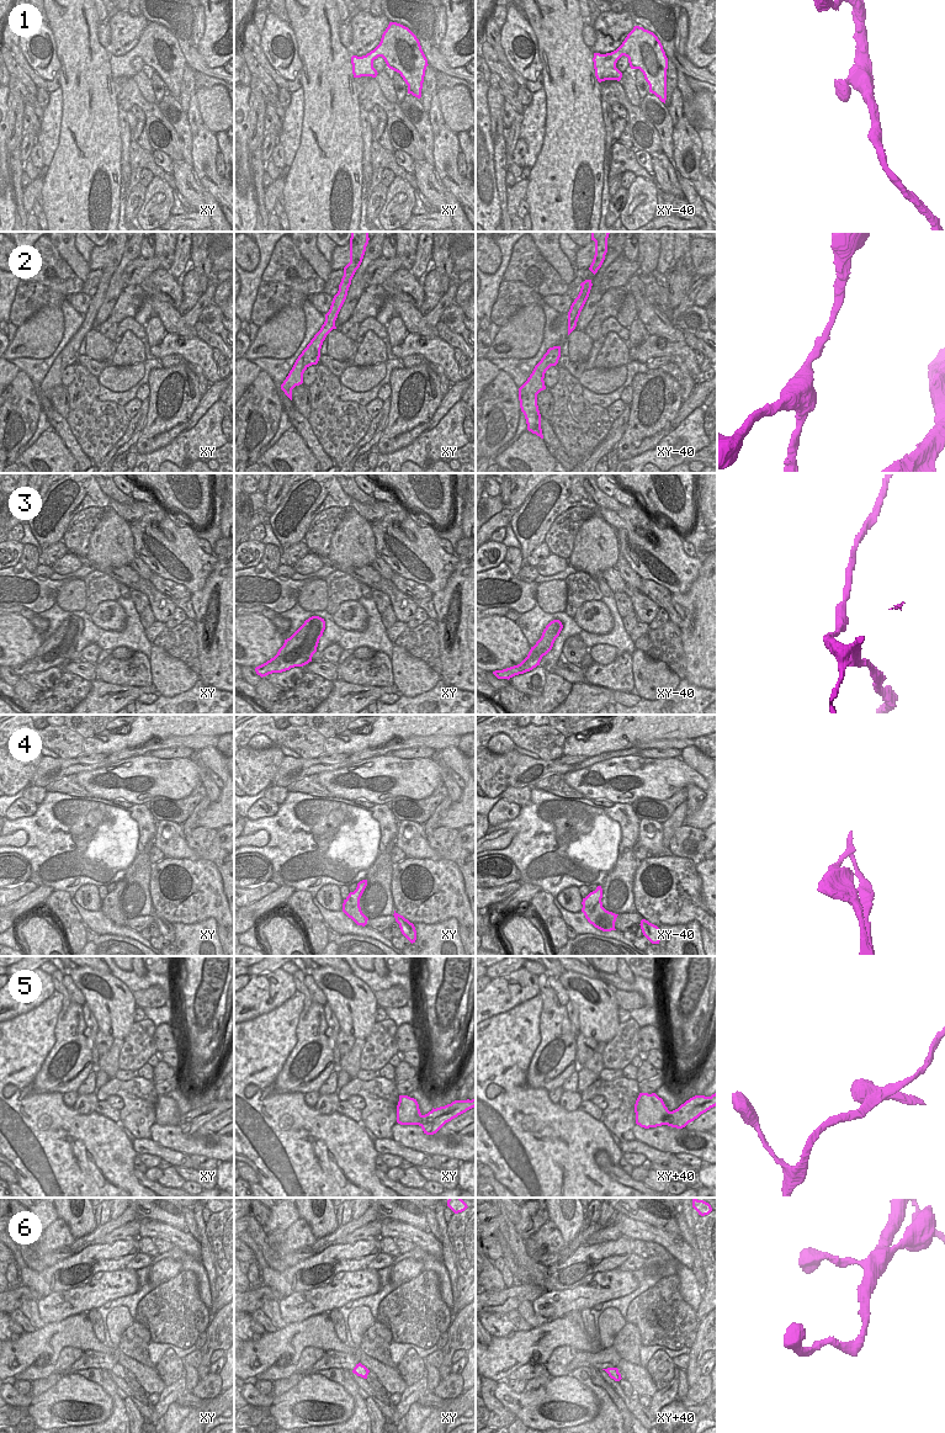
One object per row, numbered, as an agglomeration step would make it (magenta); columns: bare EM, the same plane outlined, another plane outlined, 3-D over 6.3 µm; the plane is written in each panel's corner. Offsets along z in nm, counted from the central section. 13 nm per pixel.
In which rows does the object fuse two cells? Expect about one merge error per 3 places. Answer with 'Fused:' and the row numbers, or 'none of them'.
Fused: 3, 4, 5

